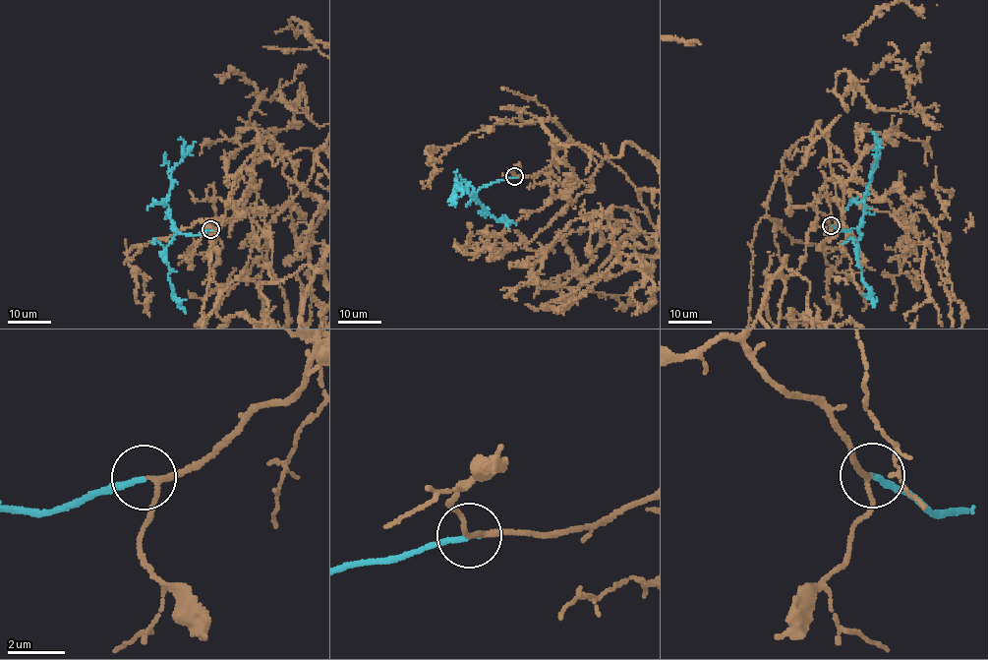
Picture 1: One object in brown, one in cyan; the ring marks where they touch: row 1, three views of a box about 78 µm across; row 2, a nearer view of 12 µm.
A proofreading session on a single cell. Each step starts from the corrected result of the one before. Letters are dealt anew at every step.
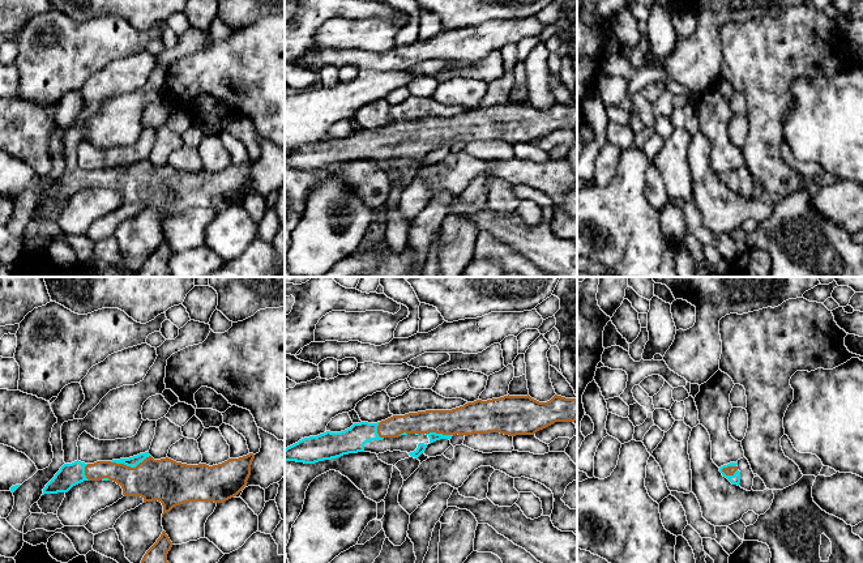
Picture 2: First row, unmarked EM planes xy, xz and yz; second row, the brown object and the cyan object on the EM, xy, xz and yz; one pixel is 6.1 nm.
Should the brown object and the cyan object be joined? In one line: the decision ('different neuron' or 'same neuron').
same neuron

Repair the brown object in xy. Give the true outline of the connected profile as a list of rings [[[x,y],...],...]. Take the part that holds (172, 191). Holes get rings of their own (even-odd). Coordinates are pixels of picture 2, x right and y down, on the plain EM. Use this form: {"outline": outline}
{"outline": [[[149,159],[129,166],[97,169],[94,171],[85,171],[77,167],[72,171],[64,171],[46,192],[42,202],[68,200],[73,193],[84,188],[114,188],[121,193],[124,204],[141,204],[144,210],[153,208],[161,209],[163,213],[163,225],[163,222],[170,219],[174,214],[184,210],[225,210],[236,204],[247,193],[253,166],[255,162],[249,161],[239,166],[228,166],[213,174],[206,171],[187,172],[168,165],[154,167]]]}

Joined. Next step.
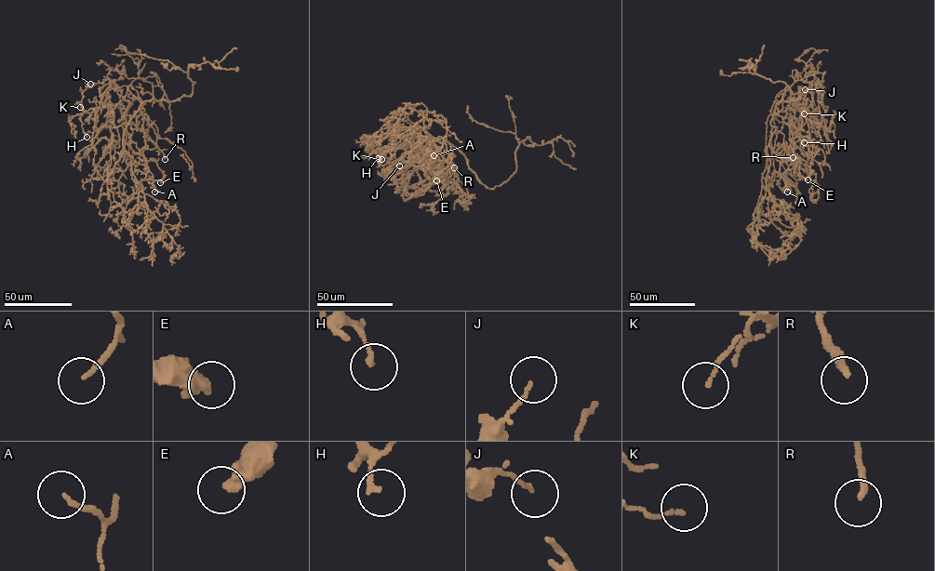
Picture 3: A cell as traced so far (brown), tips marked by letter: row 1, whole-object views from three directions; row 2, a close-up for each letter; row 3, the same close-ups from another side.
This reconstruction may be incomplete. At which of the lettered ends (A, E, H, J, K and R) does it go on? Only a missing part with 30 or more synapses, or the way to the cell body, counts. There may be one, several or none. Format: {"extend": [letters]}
{"extend": ["A", "E", "R"]}

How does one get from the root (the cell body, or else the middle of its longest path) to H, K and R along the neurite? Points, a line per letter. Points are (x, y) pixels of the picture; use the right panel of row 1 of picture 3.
H: (780, 115), (776, 113), (782, 109), (783, 90), (776, 97), (778, 111), (798, 118), (804, 142)
K: (780, 115), (776, 113), (782, 109), (782, 90), (776, 97), (778, 111), (794, 119), (804, 113)
R: (780, 115), (793, 135), (790, 145), (793, 157)

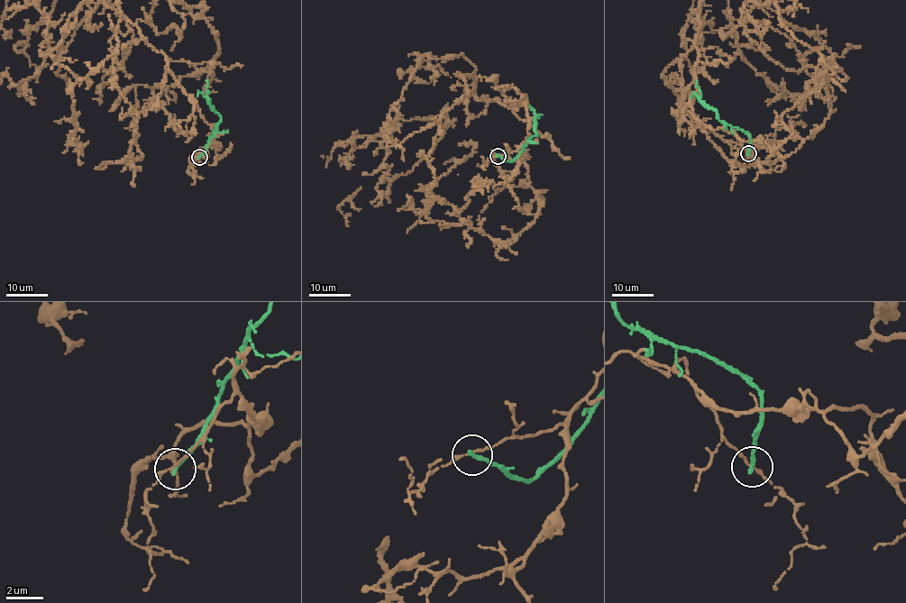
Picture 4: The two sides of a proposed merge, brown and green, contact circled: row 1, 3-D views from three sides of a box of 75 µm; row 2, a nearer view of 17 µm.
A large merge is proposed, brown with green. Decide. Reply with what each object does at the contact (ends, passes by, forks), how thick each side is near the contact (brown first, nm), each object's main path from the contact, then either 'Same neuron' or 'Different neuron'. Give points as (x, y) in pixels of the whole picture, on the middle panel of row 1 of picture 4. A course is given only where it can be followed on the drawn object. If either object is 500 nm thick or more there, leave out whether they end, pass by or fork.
At the ring brown passes by. At the ring green ends. Thickness 110 nm (brown) against 240 nm. Course of green: (497, 156), (509, 162), (526, 142), (537, 135), (535, 115), (541, 115). Different neuron

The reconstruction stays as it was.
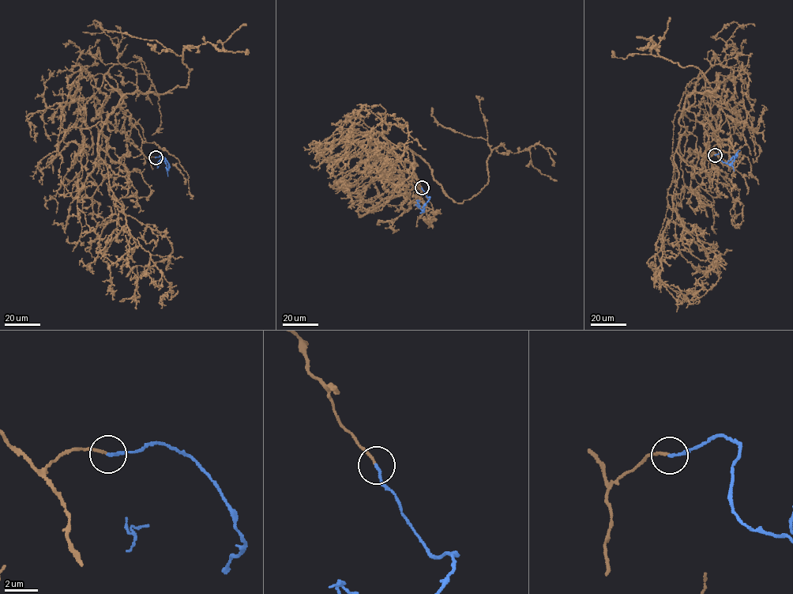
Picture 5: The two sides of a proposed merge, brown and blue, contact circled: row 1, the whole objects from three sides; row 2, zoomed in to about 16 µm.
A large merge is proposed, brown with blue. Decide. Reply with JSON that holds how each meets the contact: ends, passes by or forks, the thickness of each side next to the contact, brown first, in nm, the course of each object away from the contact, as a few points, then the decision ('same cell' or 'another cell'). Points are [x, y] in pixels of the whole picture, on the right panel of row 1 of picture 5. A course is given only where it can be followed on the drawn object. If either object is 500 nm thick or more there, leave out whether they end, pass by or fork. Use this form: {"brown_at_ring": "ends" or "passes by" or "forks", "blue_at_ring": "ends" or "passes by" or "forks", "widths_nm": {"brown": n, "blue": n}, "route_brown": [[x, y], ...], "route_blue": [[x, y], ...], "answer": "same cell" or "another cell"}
{"brown_at_ring": "ends", "blue_at_ring": "ends", "widths_nm": {"brown": 140, "blue": 160}, "route_brown": [[715, 154], [684, 110], [672, 201], [683, 230], [719, 256], [719, 278], [696, 299], [680, 295]], "route_blue": [[715, 154], [721, 153], [722, 160], [730, 164], [736, 157], [735, 154], [727, 161], [729, 164]], "answer": "same cell"}

